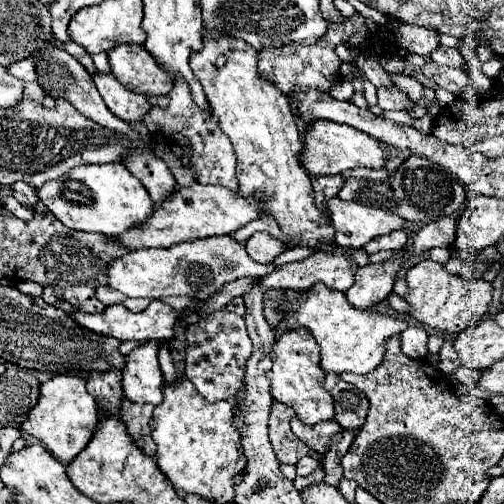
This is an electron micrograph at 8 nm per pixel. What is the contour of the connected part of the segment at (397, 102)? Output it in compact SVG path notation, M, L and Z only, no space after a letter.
M394 83L392 87L378 87L378 105L382 111L402 111L408 103L408 93L398 89Z

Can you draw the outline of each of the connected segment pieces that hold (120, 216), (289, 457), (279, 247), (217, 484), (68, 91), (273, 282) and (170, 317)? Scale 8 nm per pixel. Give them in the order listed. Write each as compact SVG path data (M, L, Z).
M122 163L76 167L76 171L68 171L62 179L44 183L38 189L38 197L68 229L102 233L108 237L120 237L122 233L140 227L154 213L154 203L146 187L126 171Z
M274 401L270 409L270 419L268 419L268 431L270 431L274 453L280 463L296 465L300 457L312 455L314 451L306 443L302 443L298 437L292 435L290 419L292 419L292 409L280 401Z
M265 232L254 233L246 241L245 249L256 263L264 263L264 265L270 263L272 259L276 259L282 251L286 251L282 241L274 239L272 235Z
M162 345L158 349L158 361L164 373L164 381L168 383L162 389L164 401L154 409L154 417L150 421L150 435L158 445L154 457L158 461L160 471L172 481L174 489L178 491L196 493L218 503L232 503L232 477L246 467L246 455L240 443L240 433L232 421L232 399L224 399L218 403L206 401L186 377L178 375L170 357L170 347Z
M58 49L58 51L50 51L50 55L46 55L46 59L38 59L38 83L46 89L46 93L54 99L66 99L68 103L72 103L78 111L82 111L82 115L86 115L88 119L104 125L104 127L110 127L118 133L126 133L130 135L130 139L134 139L134 143L138 143L138 133L134 133L128 123L124 123L122 119L118 119L116 115L112 115L106 107L106 103L102 101L100 93L96 91L96 85L92 81L92 75L72 57L68 55L66 51Z
M336 249L336 253L322 253L318 251L314 257L304 259L304 261L294 261L294 263L286 263L282 267L278 267L274 273L266 275L260 281L260 289L266 295L270 289L292 289L292 291L306 291L308 287L312 287L312 283L322 281L324 285L328 285L330 289L336 291L348 291L354 283L354 271L356 265L350 261L350 249Z
M154 299L142 313L132 313L126 311L126 307L122 305L110 305L106 307L102 313L84 313L84 311L74 311L70 313L70 317L76 319L78 325L102 333L102 335L112 335L114 339L126 341L126 339L136 339L136 341L164 341L164 339L174 339L174 325L178 321L178 311L172 309L170 305Z

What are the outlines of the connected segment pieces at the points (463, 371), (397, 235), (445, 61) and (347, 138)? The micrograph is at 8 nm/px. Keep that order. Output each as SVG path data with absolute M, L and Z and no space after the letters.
M458 367L456 377L466 385L476 385L478 379L480 379L480 371L474 371L474 369L468 369L468 367Z
M394 231L390 235L382 235L378 239L372 239L370 243L366 243L362 249L372 255L372 253L378 253L378 251L398 251L406 245L406 231Z
M438 47L432 55L432 61L436 61L438 65L446 65L446 67L458 67L458 69L464 69L464 57L460 55L460 51L458 49L448 49L448 47Z
M314 121L306 131L306 143L302 149L302 163L310 175L338 175L348 169L368 167L368 169L384 169L390 157L390 149L386 145L360 129L334 123L334 121Z

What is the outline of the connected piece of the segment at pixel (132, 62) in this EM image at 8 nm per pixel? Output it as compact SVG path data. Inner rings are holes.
M120 43L108 51L110 67L116 77L144 95L168 95L174 81L164 67L146 51L144 45Z

